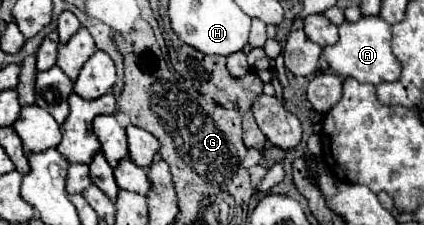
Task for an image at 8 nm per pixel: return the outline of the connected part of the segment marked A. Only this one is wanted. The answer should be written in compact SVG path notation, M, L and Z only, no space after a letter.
M364 16L358 22L344 22L338 30L338 42L324 46L324 58L338 76L352 76L358 82L368 82L374 86L380 82L394 82L400 76L400 64L396 64L396 58L390 50L392 30L390 24L384 22L380 16Z

